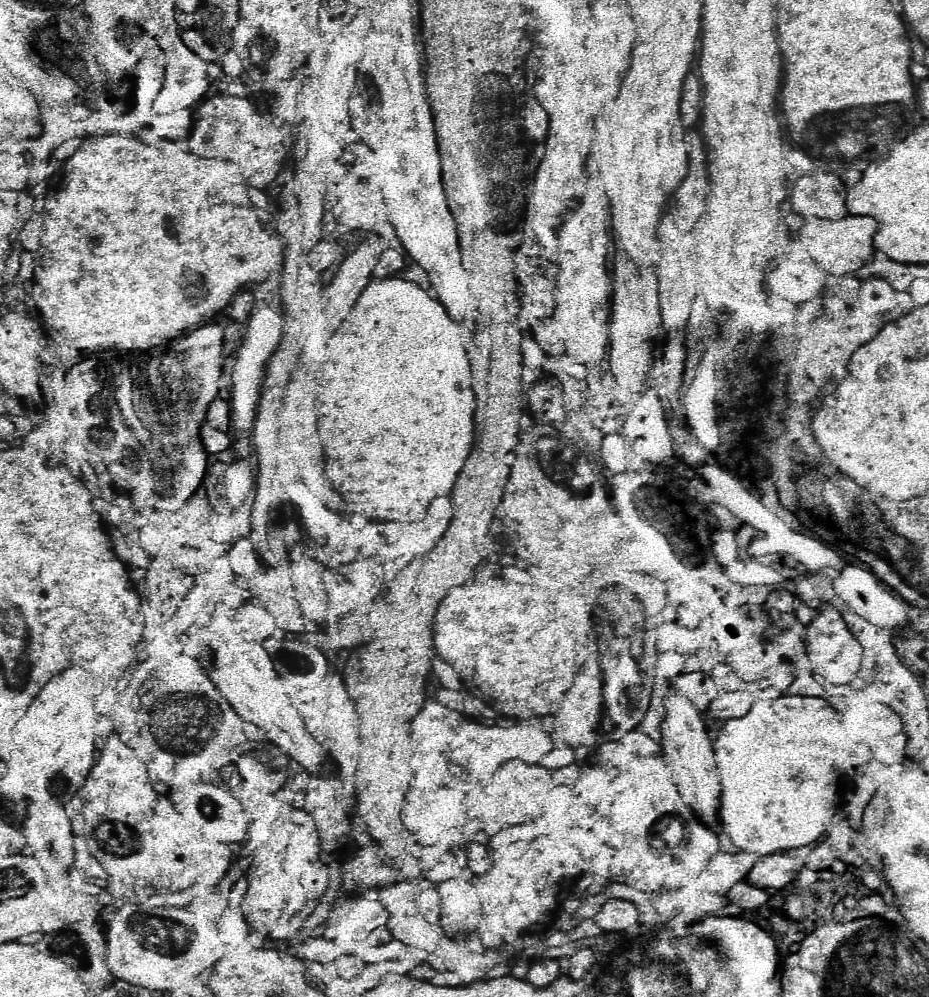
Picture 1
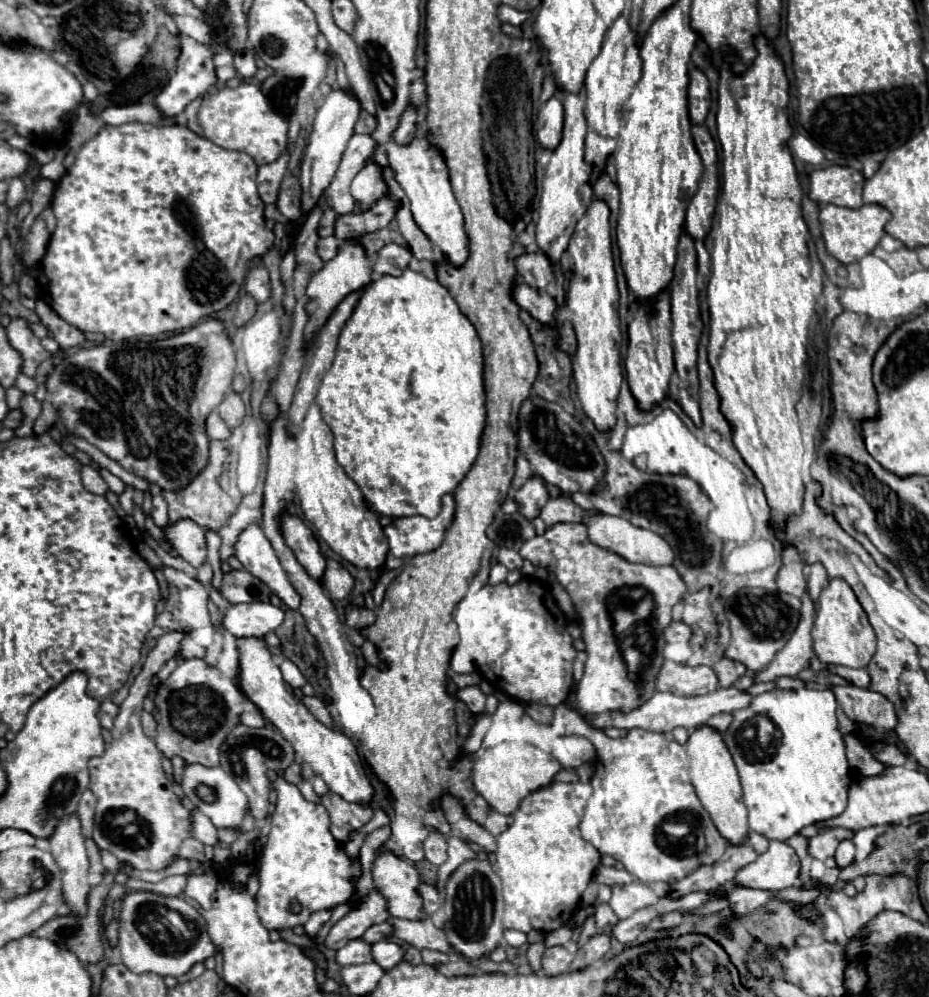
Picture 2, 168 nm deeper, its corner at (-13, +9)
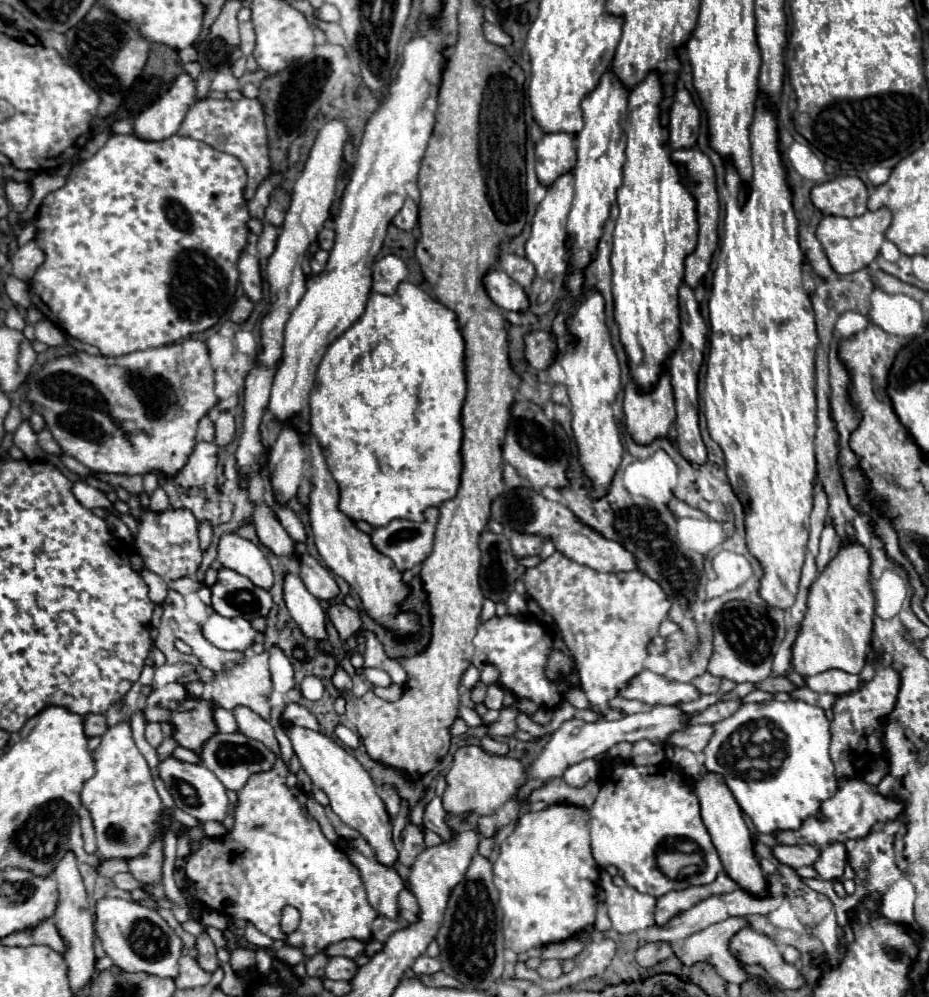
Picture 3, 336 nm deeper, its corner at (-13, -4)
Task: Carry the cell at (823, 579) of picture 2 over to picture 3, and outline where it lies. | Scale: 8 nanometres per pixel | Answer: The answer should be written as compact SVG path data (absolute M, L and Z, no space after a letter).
M824 526L822 530L822 538L820 538L820 552L816 556L816 566L818 566L818 574L822 574L826 570L826 564L830 564L830 560L834 558L834 552L840 548L836 532L832 526Z

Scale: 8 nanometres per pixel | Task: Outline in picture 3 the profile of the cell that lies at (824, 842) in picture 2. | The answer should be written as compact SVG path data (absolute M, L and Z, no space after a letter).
M800 844L800 846L774 846L772 848L774 856L792 866L792 868L800 868L800 866L814 866L814 860L818 860L818 852L820 848L812 846L812 844Z

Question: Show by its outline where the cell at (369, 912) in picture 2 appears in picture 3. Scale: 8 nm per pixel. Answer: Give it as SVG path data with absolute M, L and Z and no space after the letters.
M322 950L322 952L318 952L316 956L312 956L310 960L308 960L308 964L306 964L306 968L308 968L308 974L310 976L324 976L324 970L326 970L326 964L328 964L328 956L326 956L326 952Z

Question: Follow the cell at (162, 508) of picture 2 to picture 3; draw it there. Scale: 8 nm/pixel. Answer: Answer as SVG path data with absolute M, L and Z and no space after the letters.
M162 488L154 490L154 494L150 496L150 510L158 514L158 512L164 512L168 508L170 508L170 502L168 502L168 496L164 494L164 490Z

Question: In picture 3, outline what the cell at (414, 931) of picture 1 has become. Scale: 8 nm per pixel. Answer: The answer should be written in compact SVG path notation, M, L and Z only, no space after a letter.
M364 838L350 840L346 846L346 854L362 874L372 908L390 920L398 920L398 894L402 892L402 888L406 888L406 884L396 868L380 864L374 850Z

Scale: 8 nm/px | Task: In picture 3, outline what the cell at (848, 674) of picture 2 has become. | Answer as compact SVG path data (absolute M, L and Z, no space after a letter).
M828 670L816 676L806 678L806 688L818 692L818 694L834 694L834 696L846 696L850 692L856 692L862 686L860 676L846 674L842 670Z

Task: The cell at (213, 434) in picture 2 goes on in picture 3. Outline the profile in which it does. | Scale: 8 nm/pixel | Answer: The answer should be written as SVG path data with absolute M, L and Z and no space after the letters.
M208 416L200 420L196 438L198 438L198 440L204 440L204 442L214 442L214 422L212 422Z

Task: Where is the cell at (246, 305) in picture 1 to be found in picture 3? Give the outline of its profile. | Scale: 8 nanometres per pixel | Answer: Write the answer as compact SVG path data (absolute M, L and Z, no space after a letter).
M242 252L238 270L240 270L240 284L246 292L246 296L252 302L260 302L262 300L262 276L260 276L258 260L254 256L250 256L248 252Z

